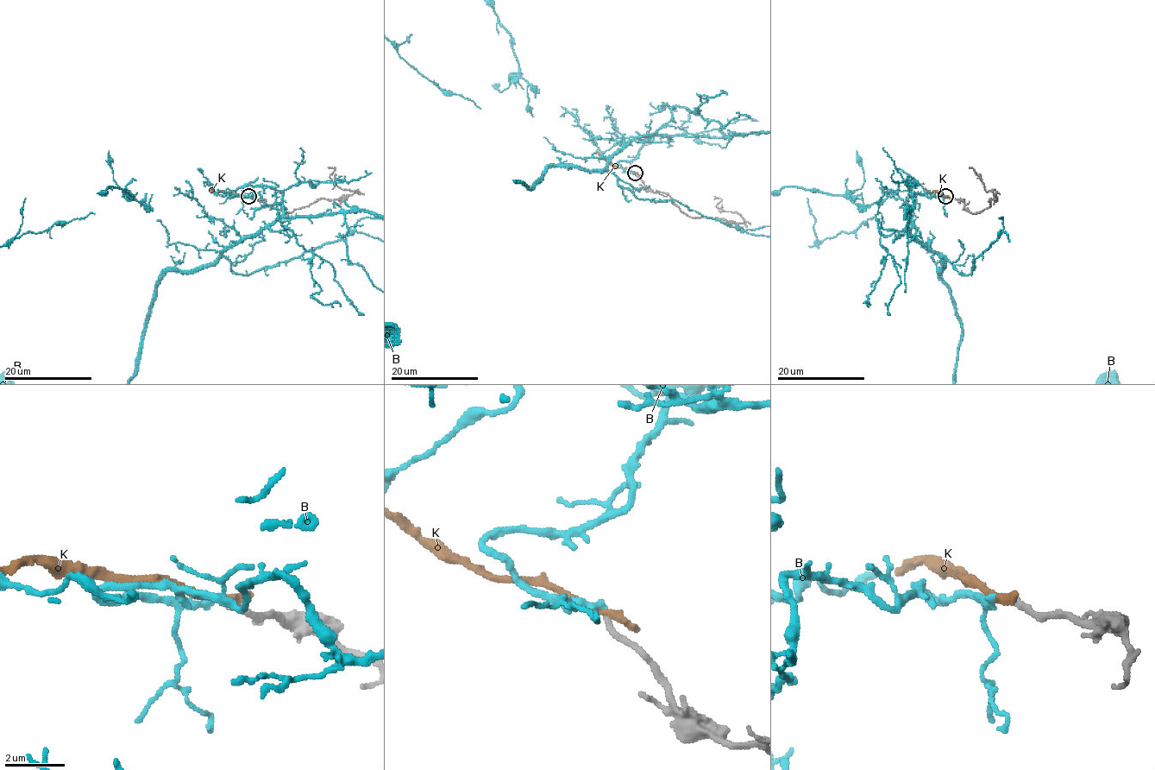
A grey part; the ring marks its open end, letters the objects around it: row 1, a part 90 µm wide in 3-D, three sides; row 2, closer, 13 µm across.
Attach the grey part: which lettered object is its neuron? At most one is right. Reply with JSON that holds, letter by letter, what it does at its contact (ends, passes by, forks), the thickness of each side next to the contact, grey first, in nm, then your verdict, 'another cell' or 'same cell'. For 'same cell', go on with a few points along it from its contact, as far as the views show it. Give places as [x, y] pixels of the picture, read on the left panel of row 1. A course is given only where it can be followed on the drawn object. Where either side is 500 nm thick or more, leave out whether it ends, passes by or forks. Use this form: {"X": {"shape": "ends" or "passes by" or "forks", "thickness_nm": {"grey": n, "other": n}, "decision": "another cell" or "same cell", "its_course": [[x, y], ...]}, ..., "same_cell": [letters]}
{"B": {"shape": "ends", "thickness_nm": {"grey": 200, "other": 190}, "decision": "same cell"}, "K": {"shape": "ends", "thickness_nm": {"grey": 240, "other": 360}, "decision": "another cell"}, "same_cell": ["B"]}

